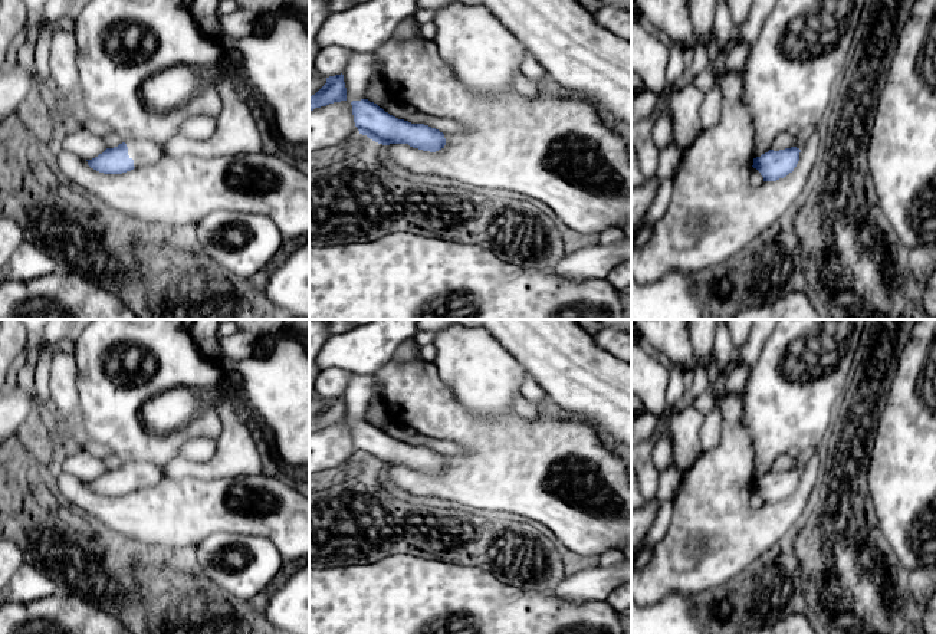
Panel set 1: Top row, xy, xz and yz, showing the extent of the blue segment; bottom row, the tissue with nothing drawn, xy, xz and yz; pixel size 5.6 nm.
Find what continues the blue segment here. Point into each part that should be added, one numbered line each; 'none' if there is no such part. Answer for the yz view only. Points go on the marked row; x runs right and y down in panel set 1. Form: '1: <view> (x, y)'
none

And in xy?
1: xy (143, 153)

